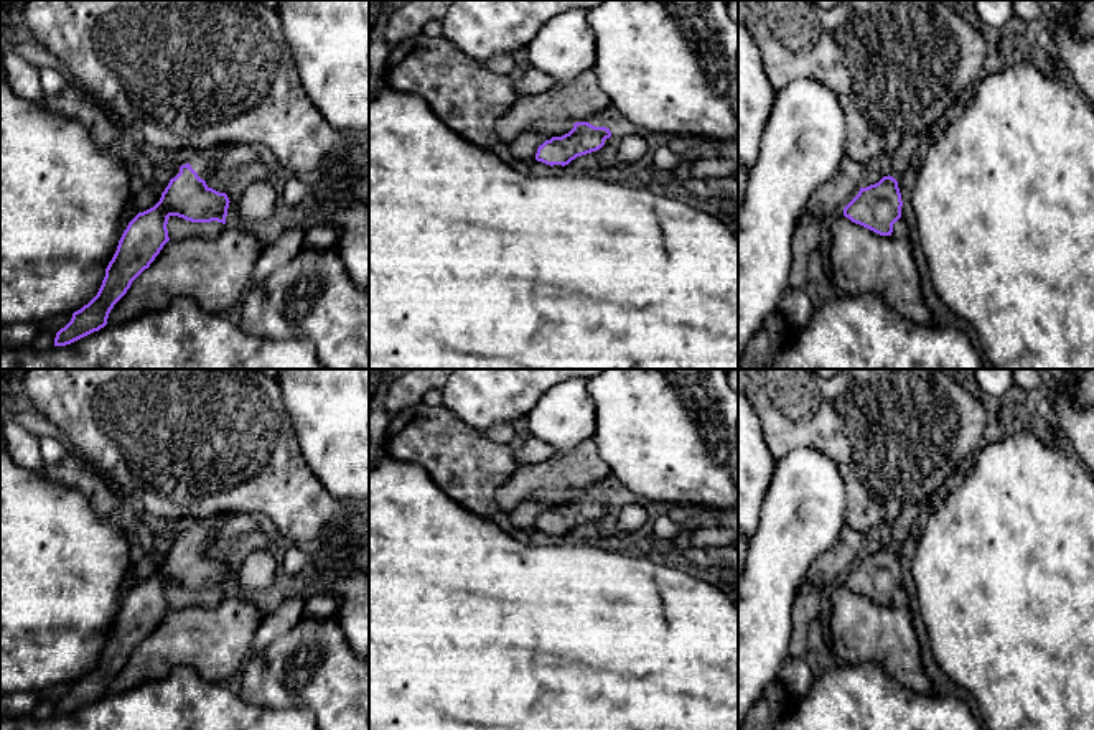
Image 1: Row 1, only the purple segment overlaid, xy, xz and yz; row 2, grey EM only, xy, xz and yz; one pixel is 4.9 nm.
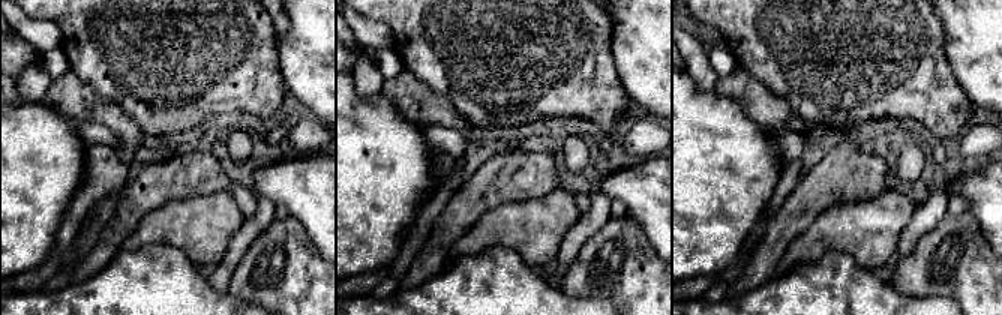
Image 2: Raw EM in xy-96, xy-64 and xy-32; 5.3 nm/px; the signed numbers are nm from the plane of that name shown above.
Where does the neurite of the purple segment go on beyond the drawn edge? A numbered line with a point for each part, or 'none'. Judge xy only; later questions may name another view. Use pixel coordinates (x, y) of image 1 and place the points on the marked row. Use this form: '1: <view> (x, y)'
1: xy (203, 162)

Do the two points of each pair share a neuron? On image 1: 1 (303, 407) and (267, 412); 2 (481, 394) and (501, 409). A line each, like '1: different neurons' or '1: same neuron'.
1: different neurons
2: same neuron

